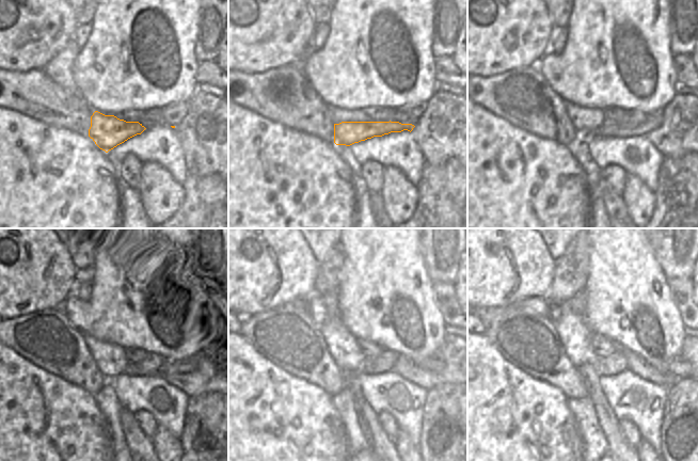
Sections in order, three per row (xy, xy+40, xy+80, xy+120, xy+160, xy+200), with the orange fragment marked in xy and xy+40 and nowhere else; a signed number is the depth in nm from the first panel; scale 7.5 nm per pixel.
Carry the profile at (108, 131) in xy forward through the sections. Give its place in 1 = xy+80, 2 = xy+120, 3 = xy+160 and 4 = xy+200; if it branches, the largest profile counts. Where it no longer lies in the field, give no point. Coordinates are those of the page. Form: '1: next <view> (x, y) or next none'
1: next xy+80 (607, 128)
2: next xy+120 (184, 359)
3: next xy+160 (435, 363)
4: next xy+200 (679, 367)

